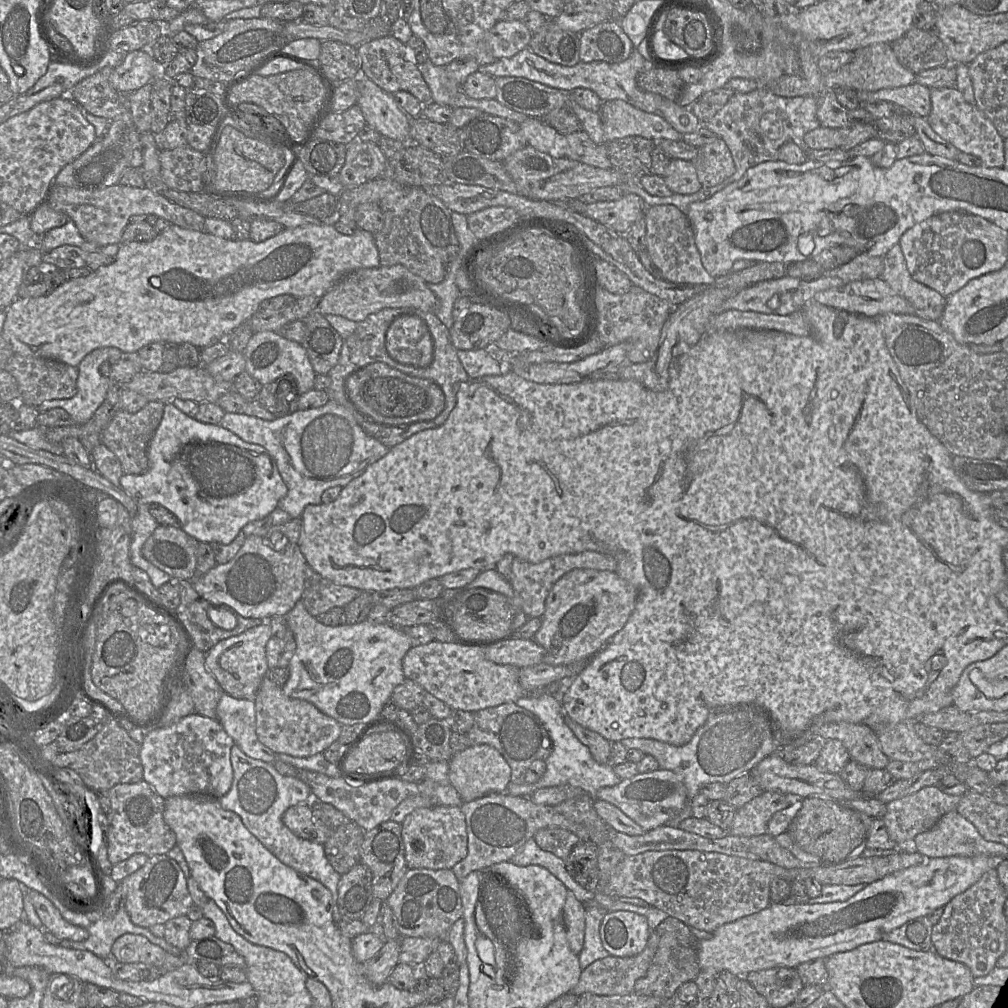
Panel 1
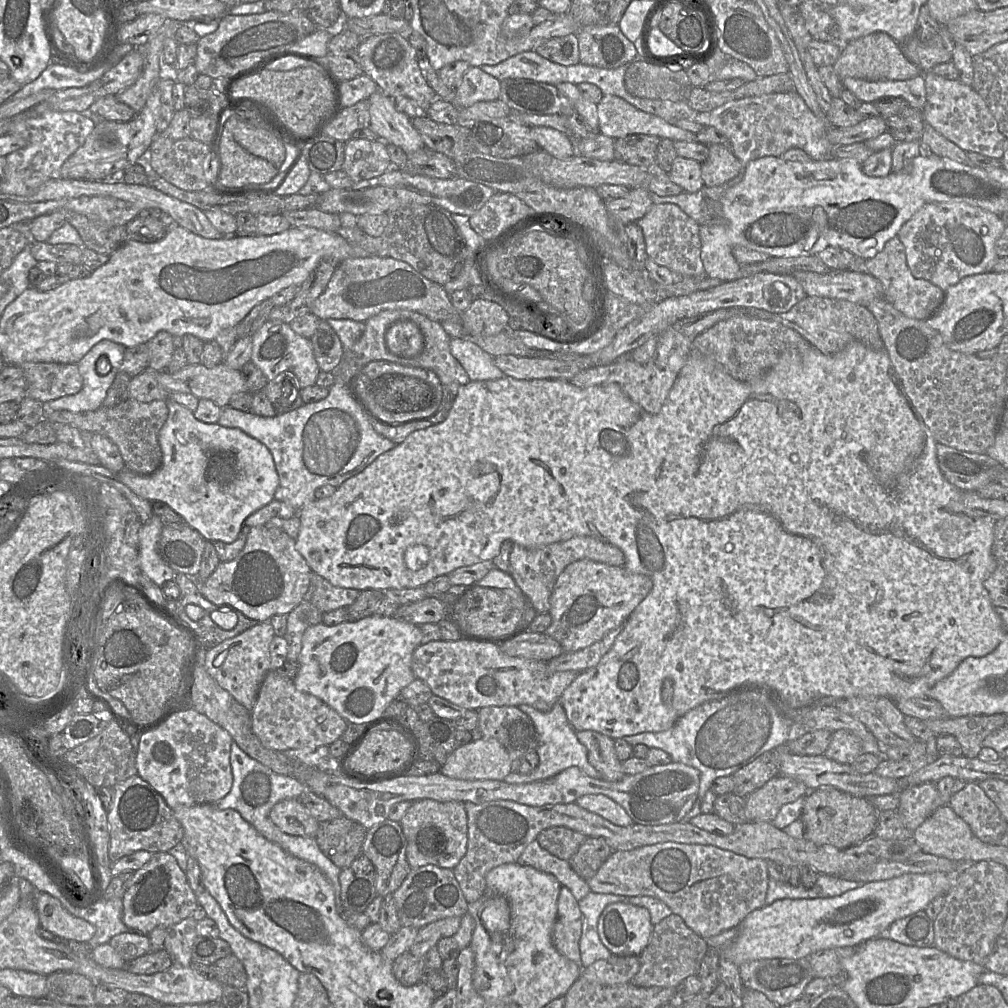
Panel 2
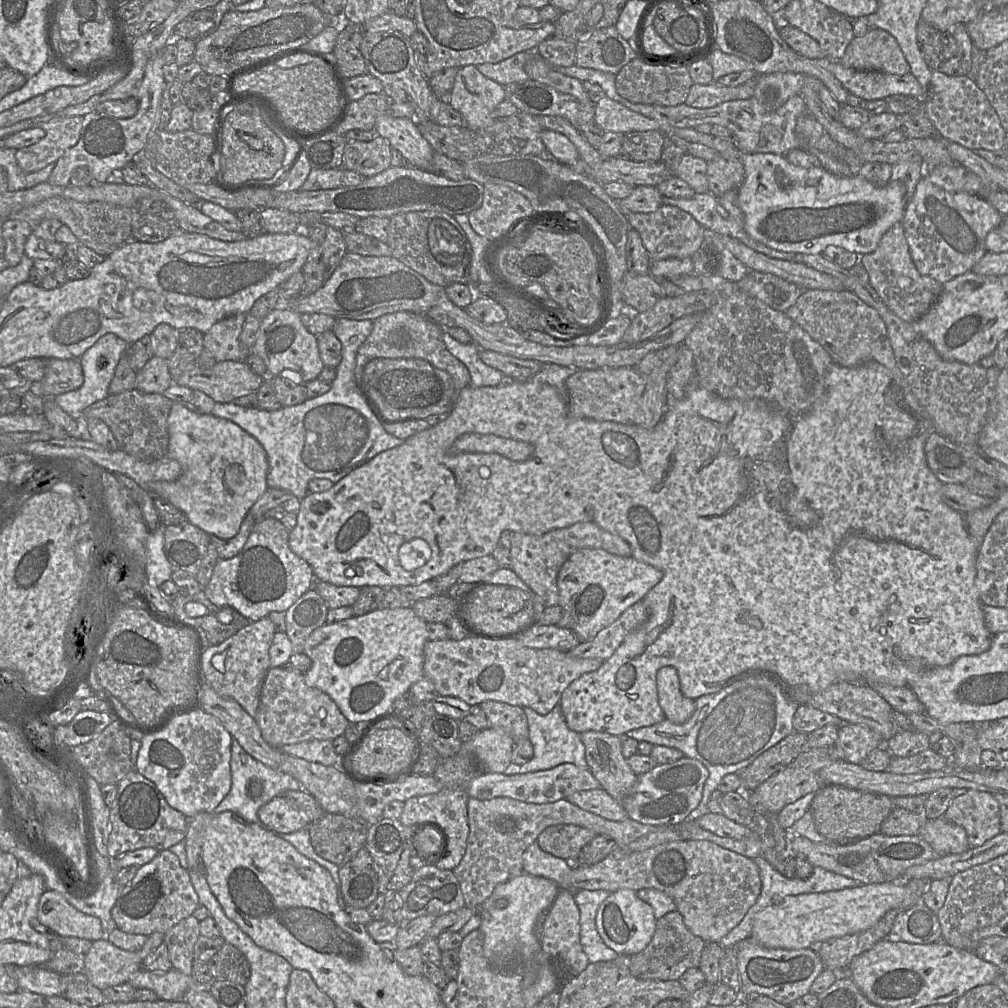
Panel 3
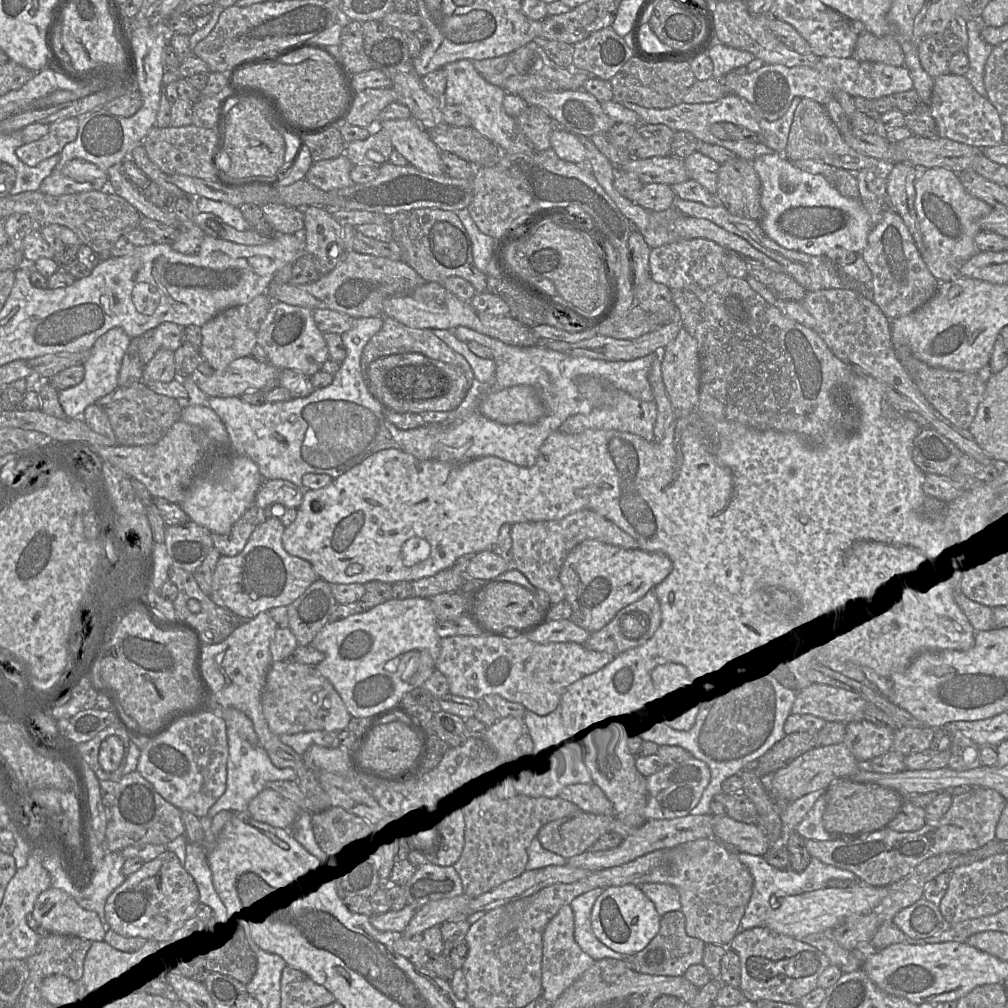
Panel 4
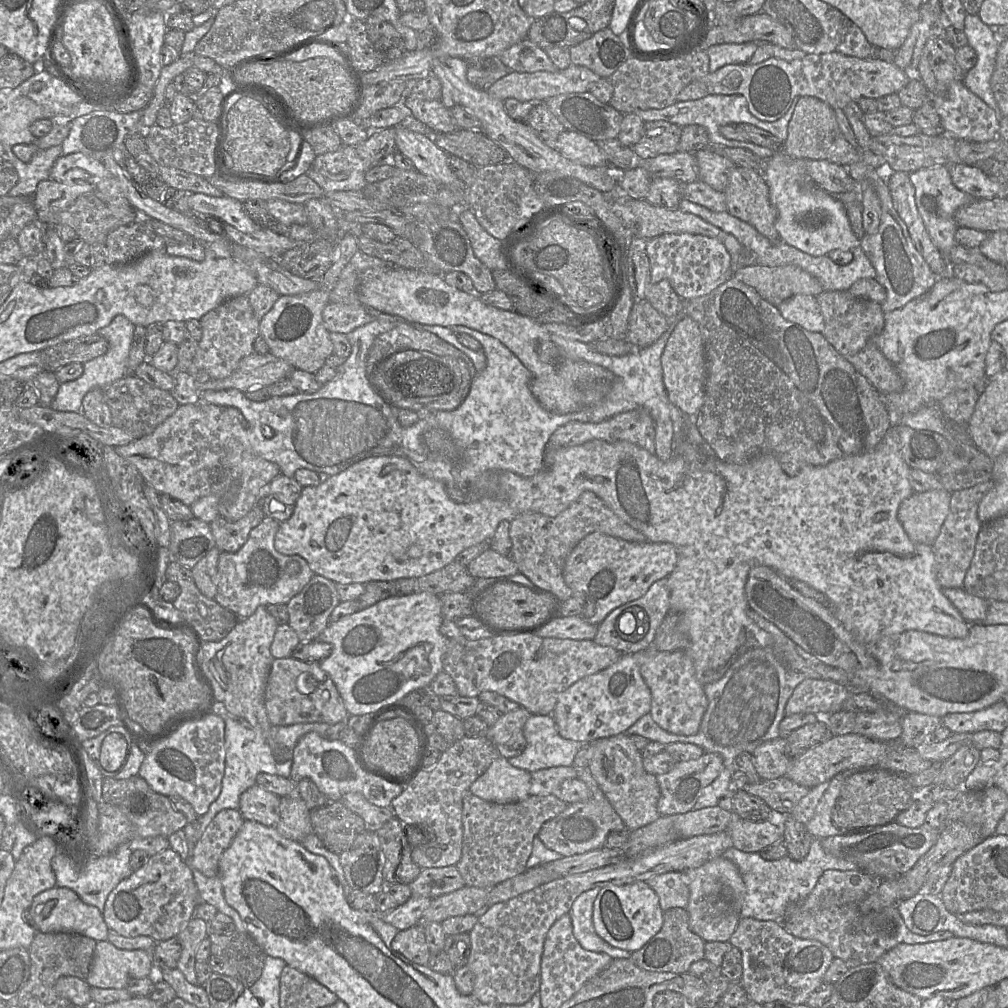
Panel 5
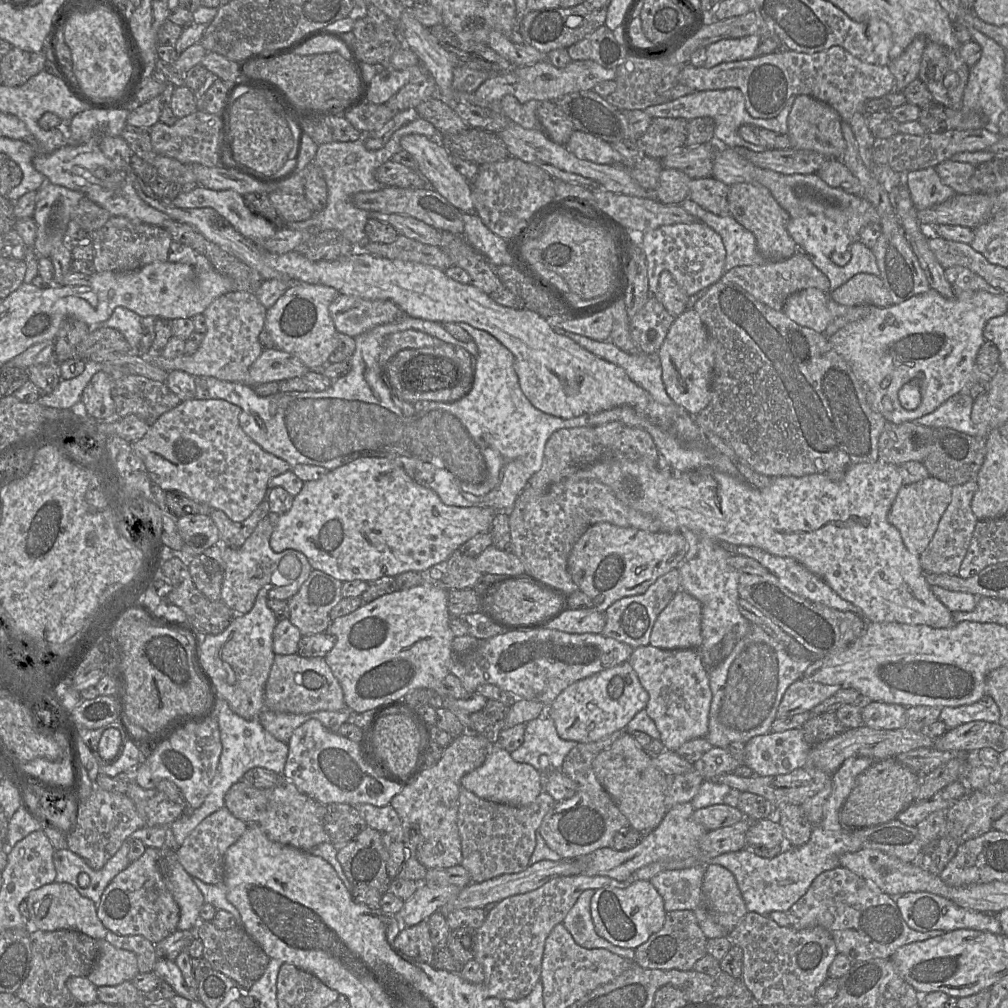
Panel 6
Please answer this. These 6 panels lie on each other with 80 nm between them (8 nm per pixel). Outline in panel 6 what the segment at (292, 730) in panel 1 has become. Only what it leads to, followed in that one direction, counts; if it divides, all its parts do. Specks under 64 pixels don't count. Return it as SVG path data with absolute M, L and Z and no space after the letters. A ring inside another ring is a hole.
M299 654L277 655L265 685L265 708L276 713L308 714L338 711L346 707L344 693L325 657L307 658Z

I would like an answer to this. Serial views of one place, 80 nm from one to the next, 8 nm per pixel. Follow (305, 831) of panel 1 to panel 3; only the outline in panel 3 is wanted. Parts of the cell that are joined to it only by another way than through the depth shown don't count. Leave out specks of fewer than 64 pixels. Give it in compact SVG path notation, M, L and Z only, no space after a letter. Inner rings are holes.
M276 796L258 810L265 827L277 834L293 833L308 828L311 821L283 796Z

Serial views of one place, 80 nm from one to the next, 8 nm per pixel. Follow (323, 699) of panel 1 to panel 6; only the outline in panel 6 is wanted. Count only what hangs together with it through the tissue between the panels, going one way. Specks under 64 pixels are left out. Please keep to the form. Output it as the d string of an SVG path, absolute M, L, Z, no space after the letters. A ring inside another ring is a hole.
M421 583L364 603L352 613L330 622L325 632L335 636L336 643L326 654L325 660L342 687L346 707L356 713L375 711L384 704L402 700L406 694L419 688L433 689L442 698L449 697L443 680L450 673L455 635L449 626L448 592Z

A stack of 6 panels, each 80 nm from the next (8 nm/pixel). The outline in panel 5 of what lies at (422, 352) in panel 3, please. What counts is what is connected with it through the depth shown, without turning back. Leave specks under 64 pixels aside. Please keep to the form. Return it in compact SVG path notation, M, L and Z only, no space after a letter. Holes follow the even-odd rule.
M401 321L391 330L380 334L370 347L366 361L369 379L380 361L402 350L427 351L439 356L461 354L461 351L435 334Z

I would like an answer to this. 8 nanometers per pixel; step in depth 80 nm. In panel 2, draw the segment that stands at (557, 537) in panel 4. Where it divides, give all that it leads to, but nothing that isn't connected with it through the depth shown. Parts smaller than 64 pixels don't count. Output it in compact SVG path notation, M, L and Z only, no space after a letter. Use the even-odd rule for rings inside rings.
M576 536L537 548L514 543L510 554L511 576L537 613L544 613L550 609L550 597L559 575L569 564L583 559L611 566L625 565L624 553L617 546L591 536Z

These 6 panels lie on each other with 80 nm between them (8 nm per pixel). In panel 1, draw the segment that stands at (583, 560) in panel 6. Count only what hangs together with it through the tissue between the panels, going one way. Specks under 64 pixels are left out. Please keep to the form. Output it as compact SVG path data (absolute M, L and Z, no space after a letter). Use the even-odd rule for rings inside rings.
M574 569L563 575L546 598L542 626L534 640L545 649L544 663L588 663L627 623L638 597L634 585L615 571Z

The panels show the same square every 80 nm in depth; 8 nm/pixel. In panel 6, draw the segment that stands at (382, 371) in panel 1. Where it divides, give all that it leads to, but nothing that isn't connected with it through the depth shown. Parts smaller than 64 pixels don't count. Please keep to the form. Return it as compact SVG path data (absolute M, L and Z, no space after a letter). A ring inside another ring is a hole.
M441 342L423 348L399 351L383 368L383 377L393 395L412 402L455 402L471 389L475 372L475 357L466 349Z

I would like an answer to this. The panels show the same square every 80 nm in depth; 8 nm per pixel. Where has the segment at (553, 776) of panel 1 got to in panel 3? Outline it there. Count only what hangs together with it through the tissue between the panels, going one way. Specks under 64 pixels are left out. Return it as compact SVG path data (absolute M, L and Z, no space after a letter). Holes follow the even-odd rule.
M560 703L547 715L540 715L529 707L522 707L527 716L529 726L529 740L534 748L533 758L522 765L511 762L504 771L507 775L522 774L528 772L536 772L541 770L549 770L560 764L572 763L579 768L588 769L585 756L585 745L582 742L581 735L572 731L565 720L562 713Z

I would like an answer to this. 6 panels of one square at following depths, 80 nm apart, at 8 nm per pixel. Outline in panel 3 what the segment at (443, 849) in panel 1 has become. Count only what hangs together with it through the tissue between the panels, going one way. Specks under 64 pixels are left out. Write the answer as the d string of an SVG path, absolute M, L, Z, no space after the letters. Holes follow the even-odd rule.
M463 746L457 754L447 759L440 759L433 776L442 783L443 788L436 794L412 797L404 802L404 808L399 821L407 827L414 827L411 830L411 855L409 863L414 870L433 864L439 869L453 870L461 861L465 854L469 826L467 821L467 788L470 781L479 774L479 767L470 751L463 749ZM429 825L442 828L444 834L444 850L439 852L441 855L427 856L419 852L413 844L415 831L419 826Z

